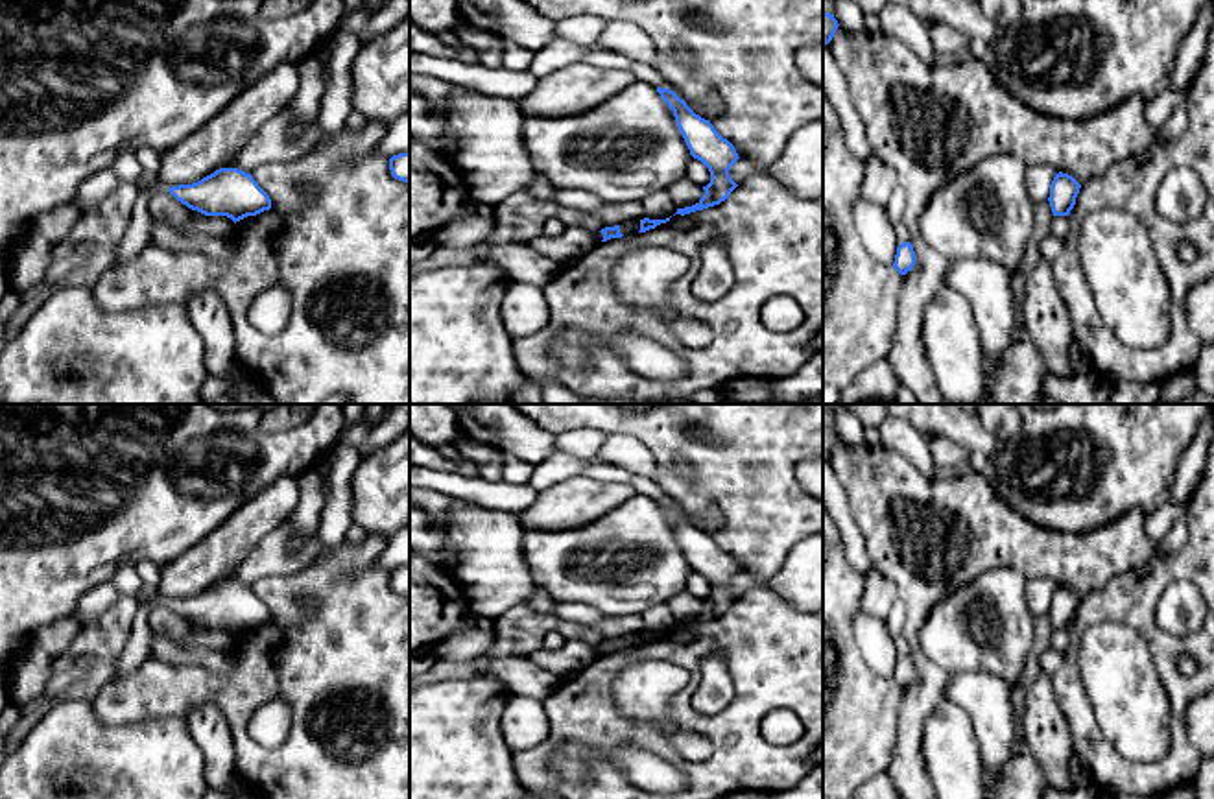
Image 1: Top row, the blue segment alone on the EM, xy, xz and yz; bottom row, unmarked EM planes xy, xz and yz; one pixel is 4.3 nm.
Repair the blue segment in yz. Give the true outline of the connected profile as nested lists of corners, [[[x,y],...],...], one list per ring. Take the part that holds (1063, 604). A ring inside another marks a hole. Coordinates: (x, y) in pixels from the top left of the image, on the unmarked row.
[[[1055,587],[1050,598],[1050,620],[1053,629],[1068,629],[1076,618],[1081,598],[1068,587]]]

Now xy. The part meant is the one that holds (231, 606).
[[[220,581],[197,596],[168,603],[188,622],[205,629],[227,629],[234,637],[271,622],[269,609],[251,587],[238,581]]]

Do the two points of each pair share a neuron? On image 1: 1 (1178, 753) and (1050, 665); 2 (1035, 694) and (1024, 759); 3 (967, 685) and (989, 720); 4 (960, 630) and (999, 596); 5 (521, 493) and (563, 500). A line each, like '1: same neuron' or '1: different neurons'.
1: different neurons
2: different neurons
3: same neuron
4: same neuron
5: different neurons

